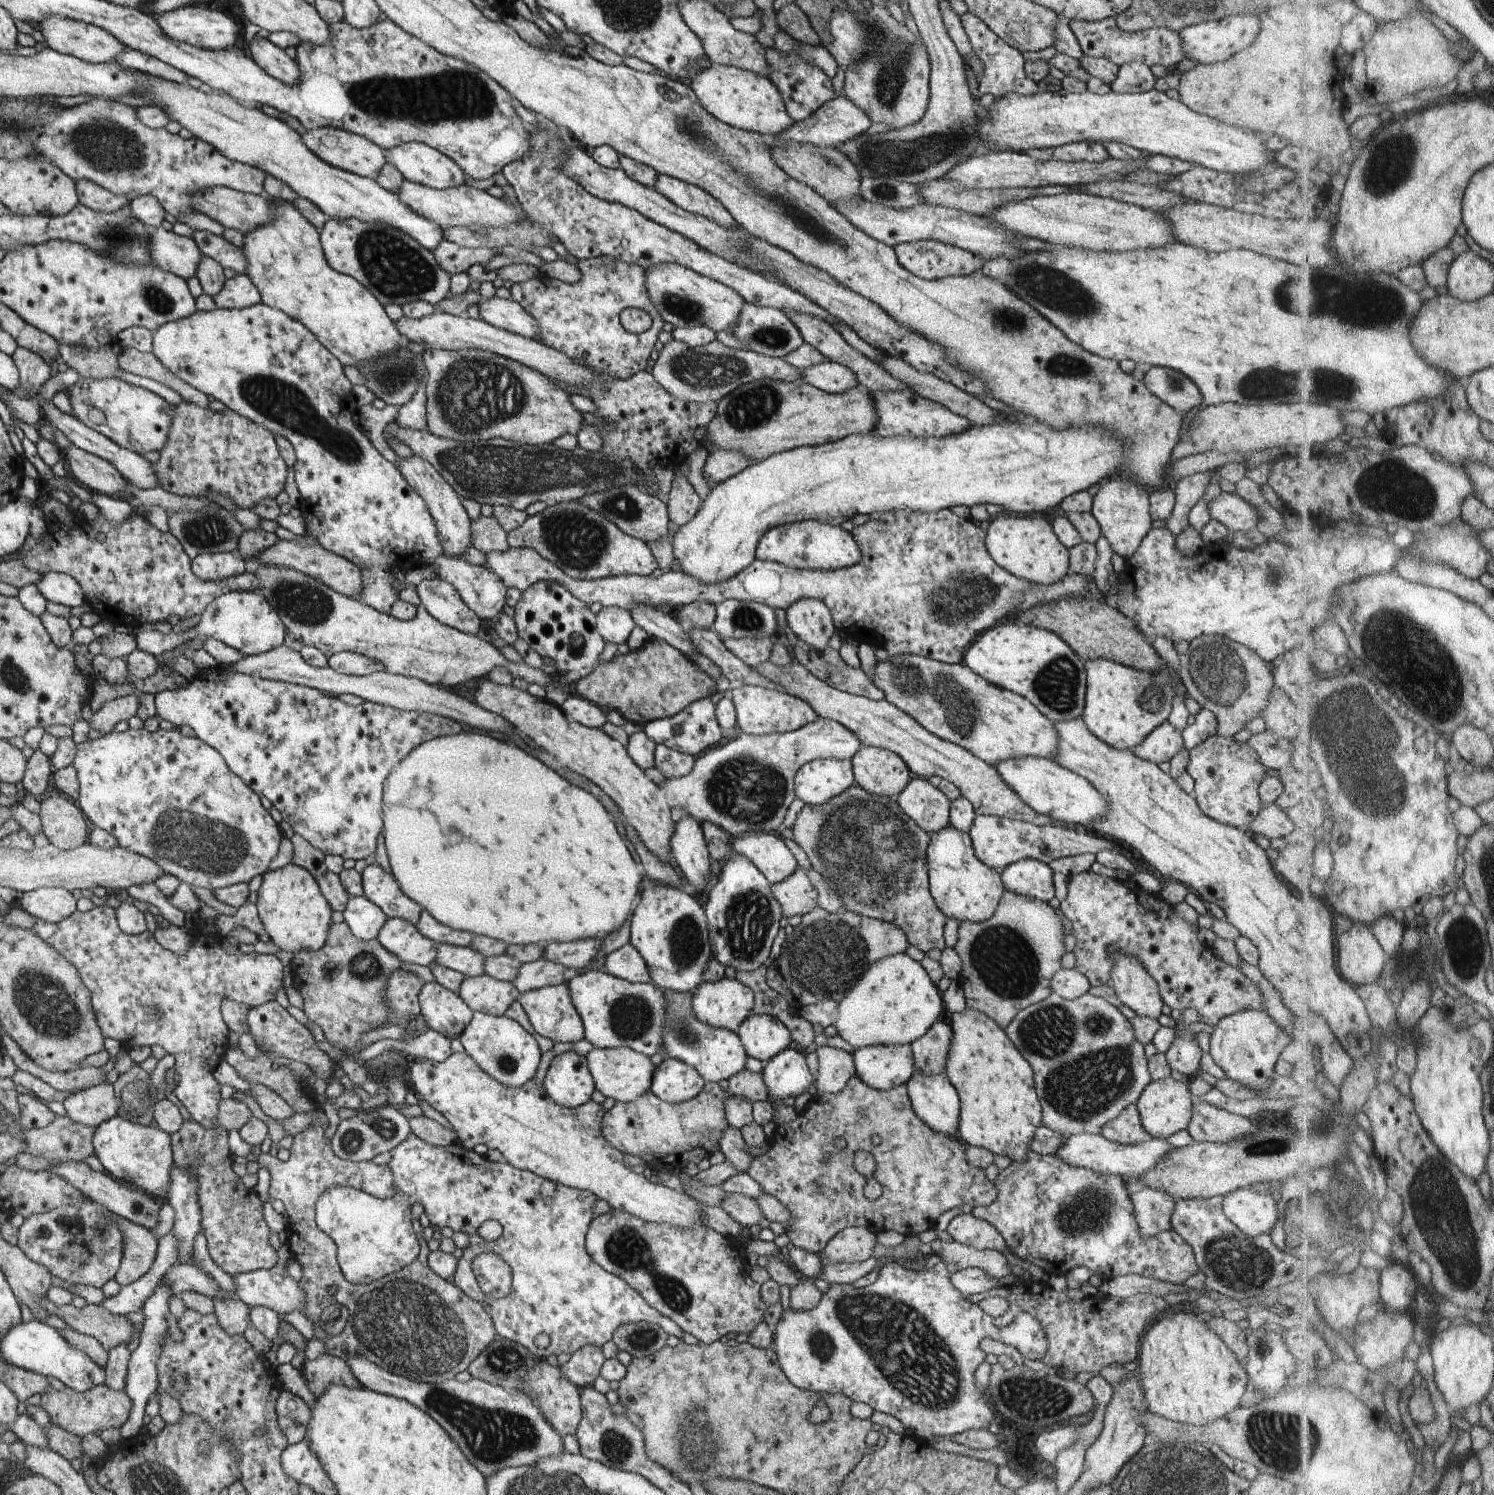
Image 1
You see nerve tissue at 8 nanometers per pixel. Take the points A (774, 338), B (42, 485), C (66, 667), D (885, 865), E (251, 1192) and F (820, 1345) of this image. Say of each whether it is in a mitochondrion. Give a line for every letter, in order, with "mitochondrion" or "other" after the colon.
A: mitochondrion
B: other
C: other
D: mitochondrion
E: other
F: mitochondrion

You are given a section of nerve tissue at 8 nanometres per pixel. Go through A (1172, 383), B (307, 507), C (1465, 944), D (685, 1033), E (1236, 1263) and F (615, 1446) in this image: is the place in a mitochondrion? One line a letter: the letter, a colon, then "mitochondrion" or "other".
A: mitochondrion
B: other
C: mitochondrion
D: mitochondrion
E: mitochondrion
F: mitochondrion

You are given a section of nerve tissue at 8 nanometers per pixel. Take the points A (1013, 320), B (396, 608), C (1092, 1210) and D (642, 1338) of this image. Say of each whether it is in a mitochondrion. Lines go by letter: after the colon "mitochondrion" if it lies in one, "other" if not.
A: mitochondrion
B: other
C: mitochondrion
D: mitochondrion

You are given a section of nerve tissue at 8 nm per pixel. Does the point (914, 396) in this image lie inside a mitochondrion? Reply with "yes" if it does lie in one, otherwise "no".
no

